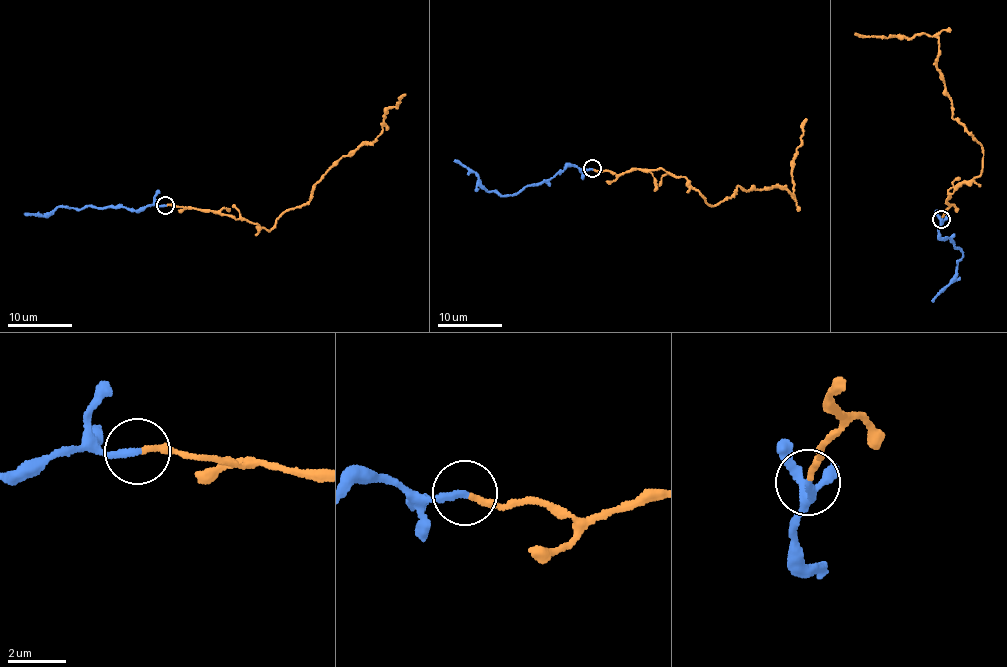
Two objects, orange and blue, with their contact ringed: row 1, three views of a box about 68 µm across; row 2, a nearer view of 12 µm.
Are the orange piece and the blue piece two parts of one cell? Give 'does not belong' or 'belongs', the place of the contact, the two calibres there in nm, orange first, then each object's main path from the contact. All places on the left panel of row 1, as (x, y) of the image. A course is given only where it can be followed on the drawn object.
does not belong; place (165, 205); calibres 190 and 240 nm; course orange (166, 205), (229, 214), (270, 229), (306, 204), (344, 156), (369, 144), (388, 106), (406, 94); course blue (165, 205), (144, 205), (137, 209), (123, 206), (91, 205), (80, 209), (58, 206), (46, 216), (24, 213)

